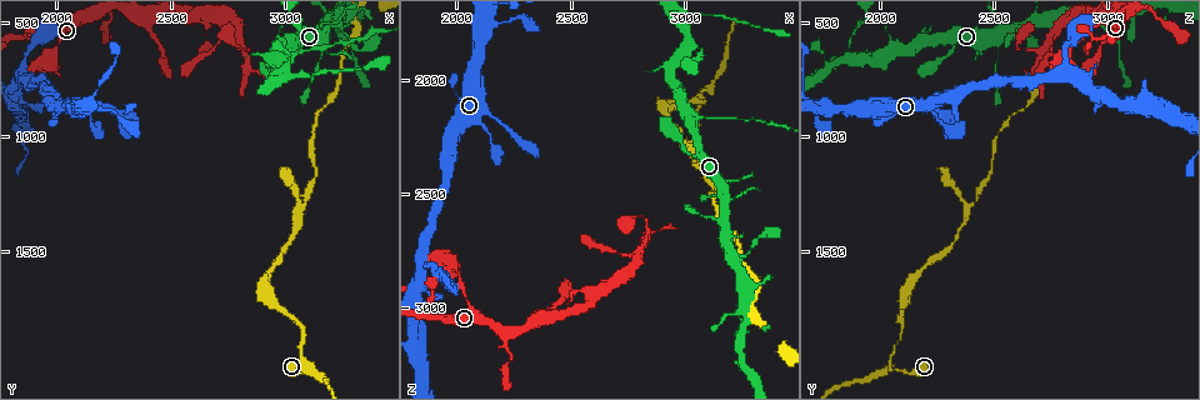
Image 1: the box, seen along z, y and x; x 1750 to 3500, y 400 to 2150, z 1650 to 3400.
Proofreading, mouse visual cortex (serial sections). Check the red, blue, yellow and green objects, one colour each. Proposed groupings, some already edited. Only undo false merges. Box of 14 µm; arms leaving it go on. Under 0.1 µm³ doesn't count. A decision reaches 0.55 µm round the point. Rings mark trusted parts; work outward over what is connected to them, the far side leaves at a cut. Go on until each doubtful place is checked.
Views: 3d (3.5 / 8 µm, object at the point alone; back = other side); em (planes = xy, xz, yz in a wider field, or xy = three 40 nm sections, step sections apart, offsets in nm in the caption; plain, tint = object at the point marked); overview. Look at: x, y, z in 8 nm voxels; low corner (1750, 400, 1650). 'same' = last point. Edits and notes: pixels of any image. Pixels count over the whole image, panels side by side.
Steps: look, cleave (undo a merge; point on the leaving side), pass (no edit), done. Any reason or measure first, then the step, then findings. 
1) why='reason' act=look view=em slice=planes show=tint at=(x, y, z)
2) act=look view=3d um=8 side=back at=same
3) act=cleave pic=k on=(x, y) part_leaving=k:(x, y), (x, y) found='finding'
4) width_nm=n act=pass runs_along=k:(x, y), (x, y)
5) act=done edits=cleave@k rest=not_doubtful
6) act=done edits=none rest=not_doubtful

why='sharp bend' act=look view=3d um=3.5 side=back at=(3080, 2000, 2040)

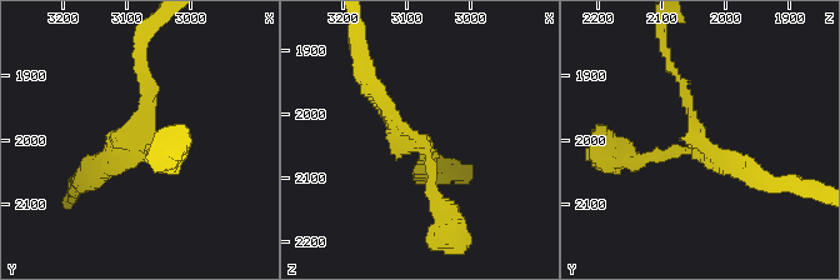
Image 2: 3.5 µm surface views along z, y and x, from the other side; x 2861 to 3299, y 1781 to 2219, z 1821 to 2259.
act=look view=em slice=xy step=3 show=tint at=(3080, 2010, 2050)

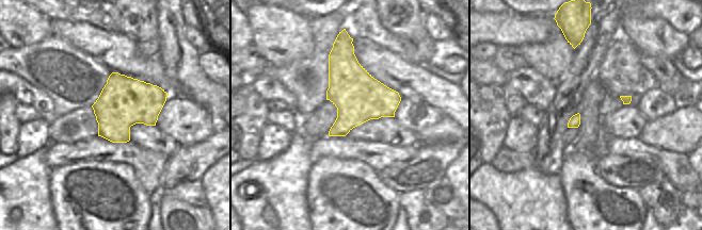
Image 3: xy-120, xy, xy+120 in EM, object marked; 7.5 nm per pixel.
why='cut it another way' act=look view=em slice=planes show=tint at=same

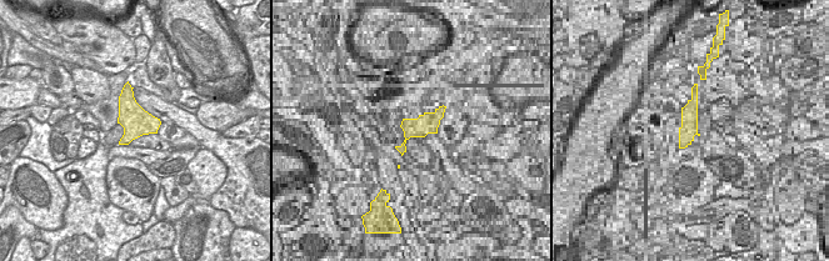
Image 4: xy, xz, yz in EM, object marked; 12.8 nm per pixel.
act=pass runs_along=2:(168, 158), (140, 143), (140, 66) found='continuous, no second cell'

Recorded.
why='side arm on a straight run' act=look view=3d um=3.5 at=(3060, 1310, 2400)

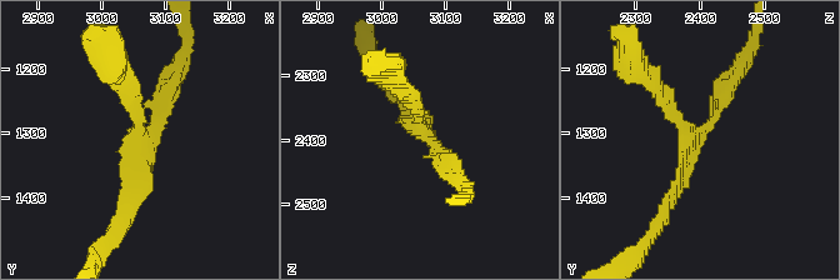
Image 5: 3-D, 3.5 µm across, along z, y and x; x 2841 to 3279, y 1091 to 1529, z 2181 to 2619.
arms=3 arm_widths_nm=150,150,200 act=look view=em slice=xy step=5 show=tint at=(3070, 1320, 2390)

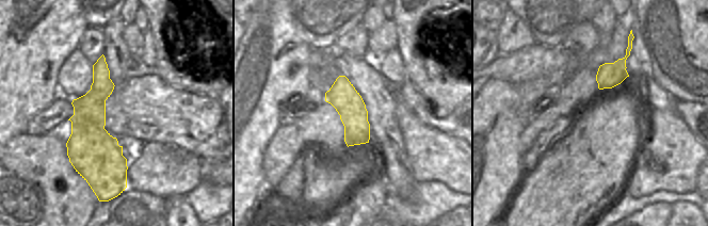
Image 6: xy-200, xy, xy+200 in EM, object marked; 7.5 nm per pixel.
act=pass runs_along=5:(660, 220), (726, 81) found='one cell here'

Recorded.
act=look view=3d um=3.5 at=(3020, 590, 2200)

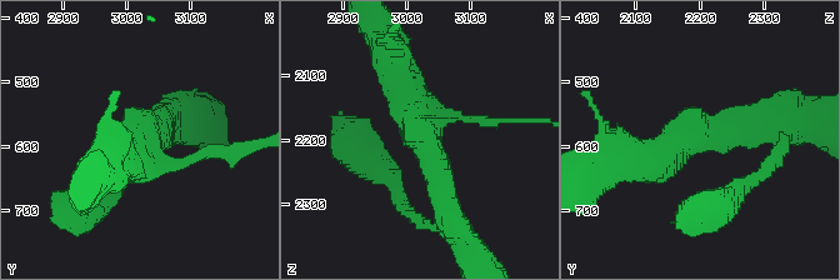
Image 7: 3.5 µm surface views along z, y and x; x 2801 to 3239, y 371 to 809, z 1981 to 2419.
act=pass runs_along=7:(445, 209), (430, 148), (391, 68) found='one cell here'

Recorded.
why='narrows sharply' act=look view=3d um=8 at=(3170, 610, 2180)

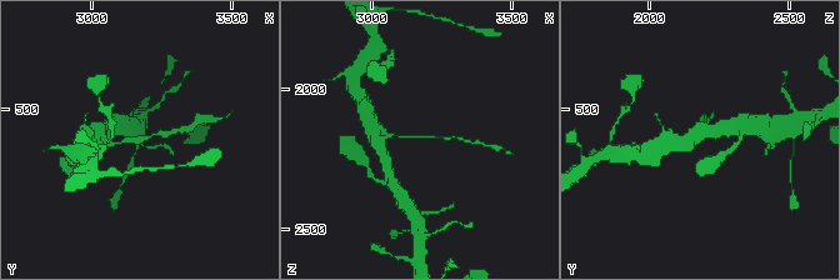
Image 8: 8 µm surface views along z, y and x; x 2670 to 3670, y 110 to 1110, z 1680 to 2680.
arm_widths_nm=100,150 act=look view=em slice=xy step=1 show=tint at=(3180, 600, 2170)

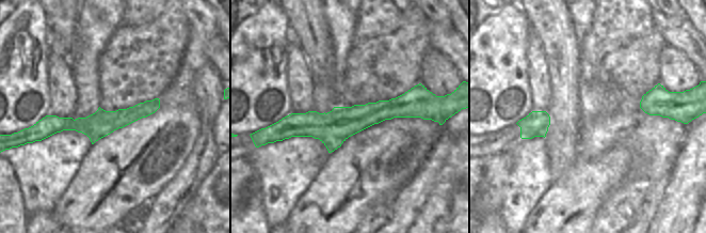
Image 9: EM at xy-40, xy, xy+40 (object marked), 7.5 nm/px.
act=pass found='continuous, no second cell'

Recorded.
act=done edits=none rest=not_doubtful

